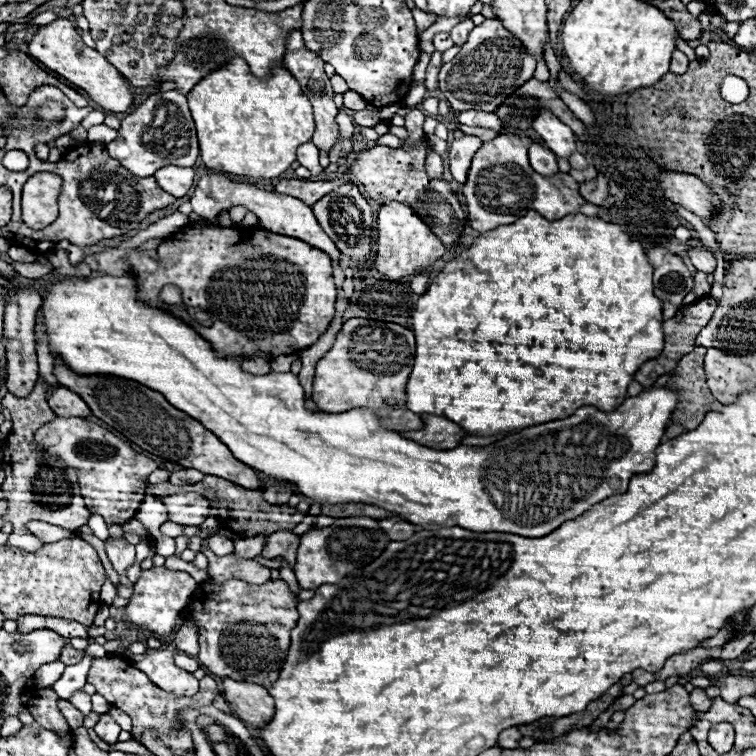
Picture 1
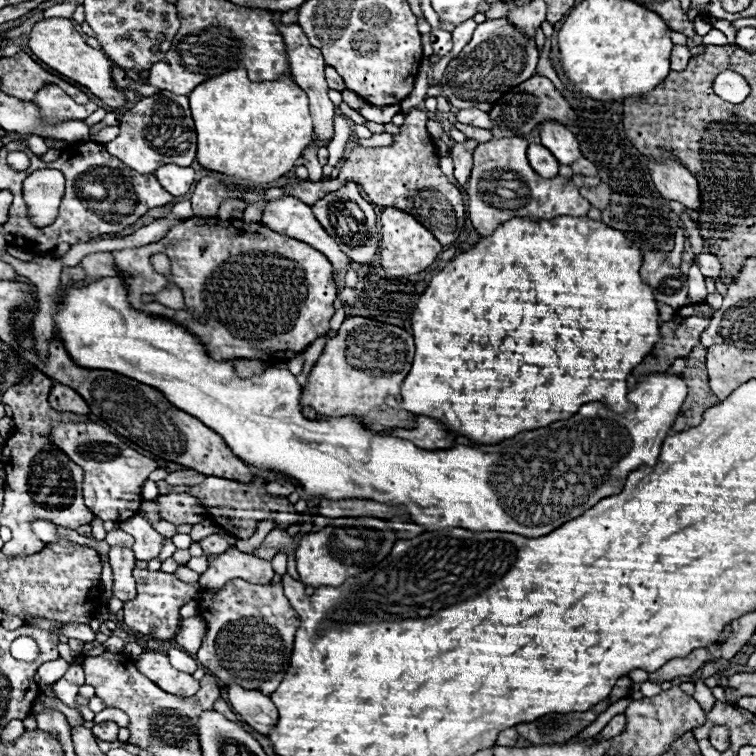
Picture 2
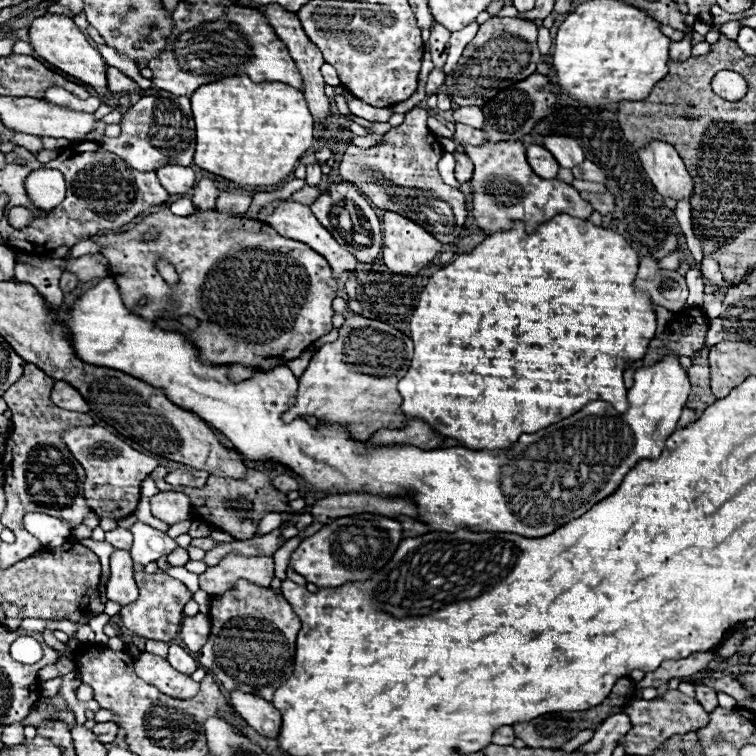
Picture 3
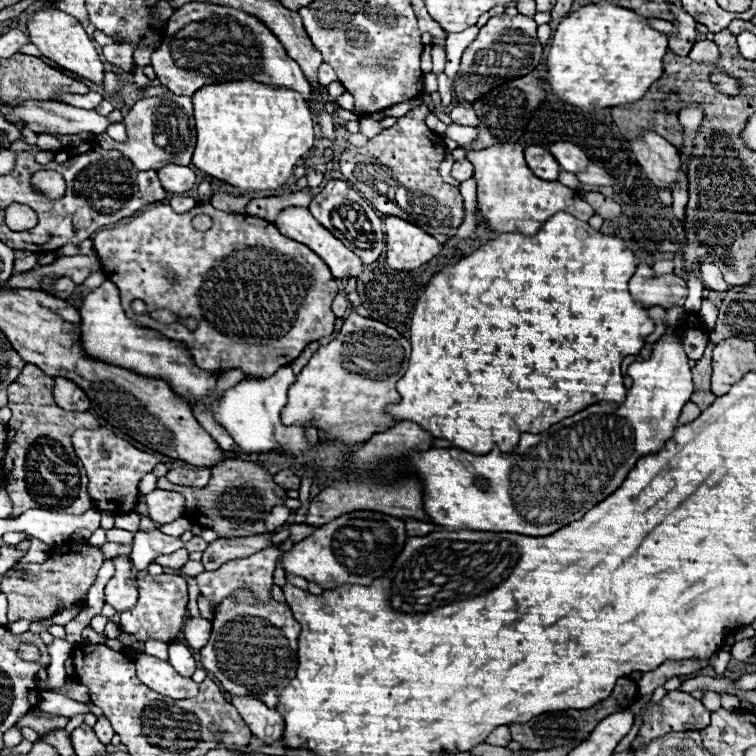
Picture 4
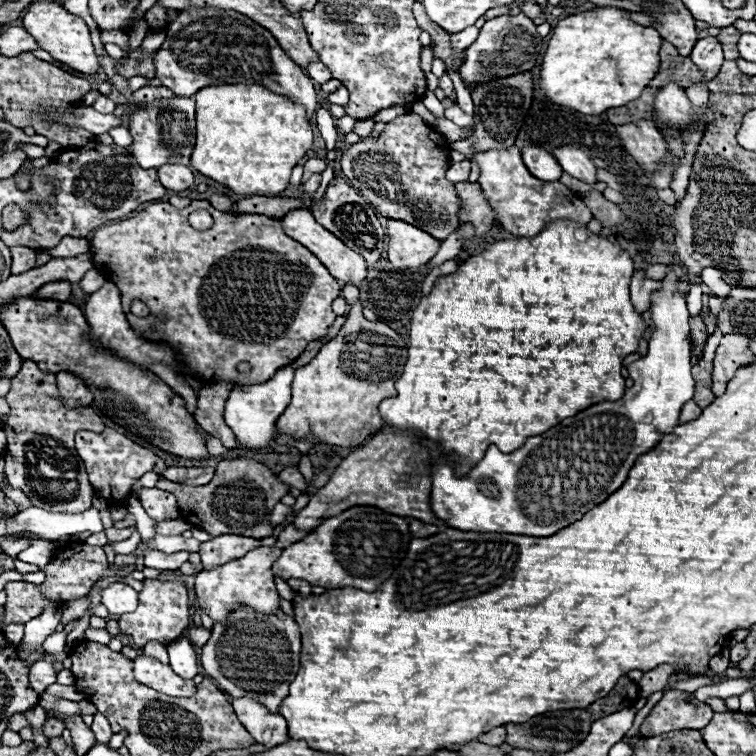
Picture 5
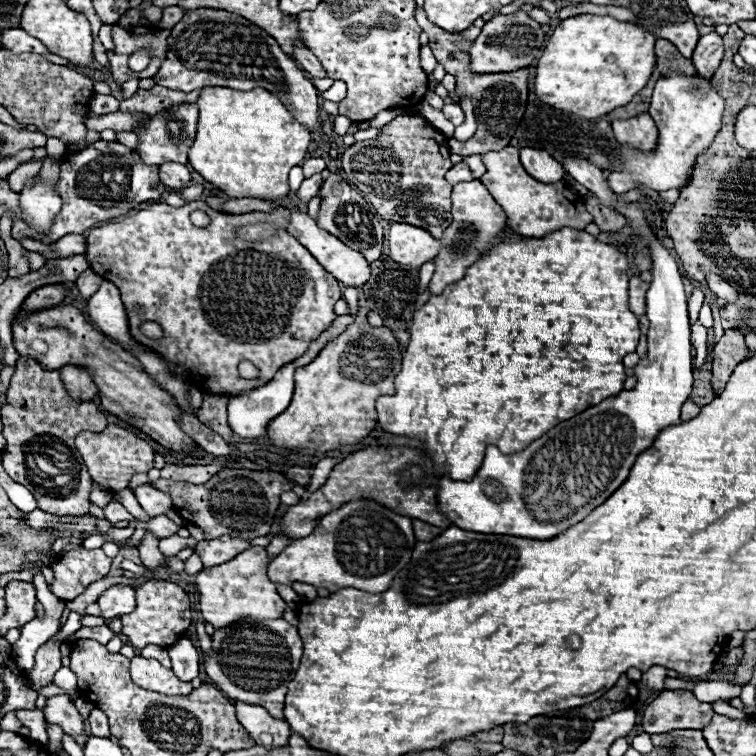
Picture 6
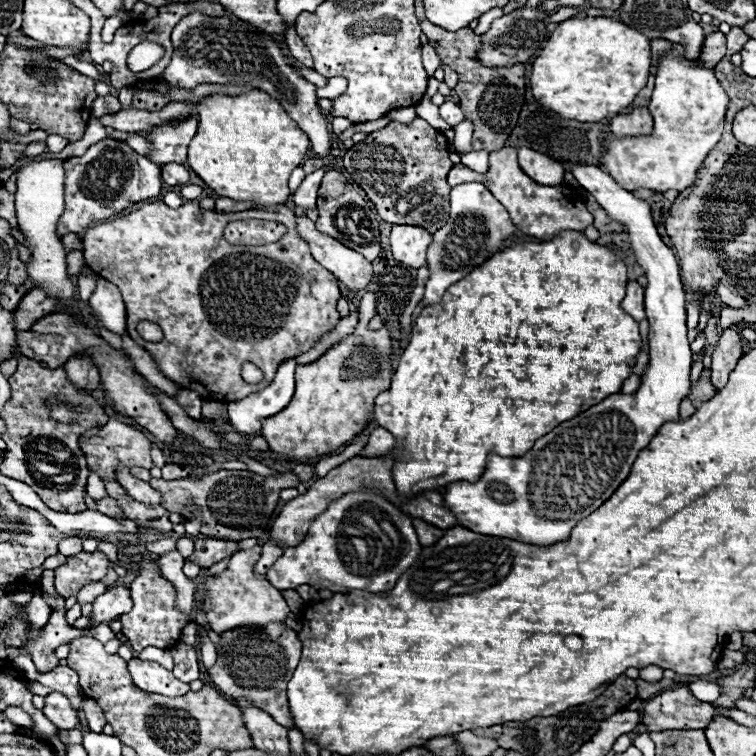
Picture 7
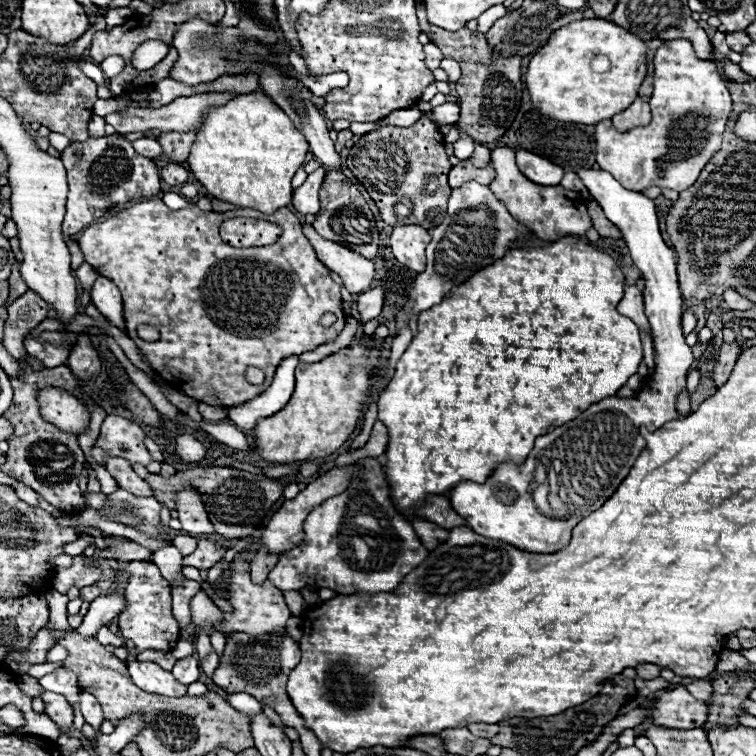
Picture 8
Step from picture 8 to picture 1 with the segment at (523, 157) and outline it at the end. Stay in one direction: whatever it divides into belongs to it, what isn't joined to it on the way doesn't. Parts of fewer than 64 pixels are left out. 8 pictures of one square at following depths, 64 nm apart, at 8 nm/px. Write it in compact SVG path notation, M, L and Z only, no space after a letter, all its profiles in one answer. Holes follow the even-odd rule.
M532 144L528 156L530 156L532 168L534 168L538 174L542 174L542 176L554 176L554 174L558 174L556 156L554 156L548 148L544 148L544 146L540 146L540 144Z

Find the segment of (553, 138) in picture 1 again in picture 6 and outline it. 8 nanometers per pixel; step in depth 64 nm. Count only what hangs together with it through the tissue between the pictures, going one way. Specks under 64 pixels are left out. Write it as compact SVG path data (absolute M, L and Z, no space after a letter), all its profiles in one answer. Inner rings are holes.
M566 158L564 168L574 180L594 192L602 204L630 220L636 240L644 242L650 250L652 282L646 292L646 316L650 320L648 358L634 366L634 376L638 378L634 390L624 390L618 396L606 398L598 406L564 420L522 452L500 454L496 446L488 446L482 468L472 482L456 482L446 476L440 478L438 508L462 530L534 540L550 540L558 536L584 520L588 512L618 490L628 478L634 458L652 446L664 426L680 422L680 406L692 392L690 322L686 292L674 256L654 236L642 206L638 202L620 200L600 168L578 158ZM494 480L502 484L504 492L494 492Z

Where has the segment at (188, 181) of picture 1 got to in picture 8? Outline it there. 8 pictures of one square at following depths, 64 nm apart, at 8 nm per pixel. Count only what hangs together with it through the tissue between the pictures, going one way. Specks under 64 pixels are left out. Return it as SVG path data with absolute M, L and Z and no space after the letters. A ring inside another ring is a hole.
M176 162L166 164L166 166L160 170L160 174L162 174L164 182L166 182L166 184L170 184L170 186L184 184L184 182L188 180L188 172L186 172L186 168L184 168L184 166L180 166L180 164L176 164Z

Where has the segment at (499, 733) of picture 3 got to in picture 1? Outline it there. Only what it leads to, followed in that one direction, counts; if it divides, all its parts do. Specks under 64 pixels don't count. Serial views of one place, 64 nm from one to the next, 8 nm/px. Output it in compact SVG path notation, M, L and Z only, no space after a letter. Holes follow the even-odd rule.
M516 726L506 728L500 736L498 736L498 746L500 748L518 748L518 740L522 738L522 734L518 732Z

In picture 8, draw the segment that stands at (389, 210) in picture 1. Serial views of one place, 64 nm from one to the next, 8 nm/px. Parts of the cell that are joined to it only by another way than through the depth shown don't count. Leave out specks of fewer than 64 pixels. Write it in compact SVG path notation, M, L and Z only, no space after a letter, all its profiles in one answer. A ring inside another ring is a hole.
M396 226L390 236L390 248L398 262L414 272L422 272L426 264L424 248L430 242L430 234L422 226Z

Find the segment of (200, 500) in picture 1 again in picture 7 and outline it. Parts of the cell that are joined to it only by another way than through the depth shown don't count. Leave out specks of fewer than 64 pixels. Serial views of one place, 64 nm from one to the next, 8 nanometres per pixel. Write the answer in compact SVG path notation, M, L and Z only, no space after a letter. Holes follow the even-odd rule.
M118 466L116 480L126 490L126 494L132 496L134 500L144 504L160 504L160 492L156 492L148 482L134 478L126 466Z

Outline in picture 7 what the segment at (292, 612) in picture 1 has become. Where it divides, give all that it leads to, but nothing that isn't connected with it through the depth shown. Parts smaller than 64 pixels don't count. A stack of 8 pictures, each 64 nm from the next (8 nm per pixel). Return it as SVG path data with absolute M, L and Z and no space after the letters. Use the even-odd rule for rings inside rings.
M268 624L264 628L236 628L236 630L228 630L228 632L222 632L220 638L222 638L222 642L218 646L218 660L208 670L212 682L226 696L230 696L230 698L242 698L244 696L250 702L254 702L254 706L266 710L278 724L282 724L286 728L294 728L294 720L292 720L288 698L286 698L286 684L288 684L294 668L298 666L300 650L302 650L302 644L300 644L296 632L286 628L284 624Z

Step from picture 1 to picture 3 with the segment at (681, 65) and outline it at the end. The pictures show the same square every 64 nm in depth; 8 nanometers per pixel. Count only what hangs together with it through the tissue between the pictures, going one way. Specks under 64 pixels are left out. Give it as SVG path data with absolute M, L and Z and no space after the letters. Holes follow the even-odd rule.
M692 30L684 34L682 40L670 42L670 58L672 60L688 60L692 50Z

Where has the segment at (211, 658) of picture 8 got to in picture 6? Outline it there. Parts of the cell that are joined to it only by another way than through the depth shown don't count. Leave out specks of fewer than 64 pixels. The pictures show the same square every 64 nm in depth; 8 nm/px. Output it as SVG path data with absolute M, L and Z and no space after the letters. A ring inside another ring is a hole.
M196 624L195 627L198 635L200 648L204 655L208 655L212 649L211 637L206 633L204 624Z

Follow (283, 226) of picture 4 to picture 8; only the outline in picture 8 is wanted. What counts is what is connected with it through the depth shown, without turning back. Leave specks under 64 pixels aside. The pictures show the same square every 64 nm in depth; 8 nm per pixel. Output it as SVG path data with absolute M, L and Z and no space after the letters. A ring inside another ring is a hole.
M302 222L306 238L312 242L318 260L334 270L342 280L344 288L352 294L362 294L370 290L370 282L374 280L374 264L372 260L360 256L358 252L352 252L348 248L342 248L340 244L334 244L314 232L312 226Z

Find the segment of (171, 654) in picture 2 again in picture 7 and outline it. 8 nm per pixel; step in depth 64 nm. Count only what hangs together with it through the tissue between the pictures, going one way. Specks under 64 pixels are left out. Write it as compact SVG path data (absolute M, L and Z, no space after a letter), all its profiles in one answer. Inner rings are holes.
M178 642L172 650L174 656L174 676L186 684L198 680L198 654L192 646Z

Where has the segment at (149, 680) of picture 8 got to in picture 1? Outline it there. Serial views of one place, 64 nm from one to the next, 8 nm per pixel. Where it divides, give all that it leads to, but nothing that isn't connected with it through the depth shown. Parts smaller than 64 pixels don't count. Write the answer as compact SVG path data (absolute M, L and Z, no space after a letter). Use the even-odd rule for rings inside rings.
M148 650L144 654L128 654L128 658L134 668L142 670L164 692L176 696L194 696L198 692L198 680L174 664L170 650Z

